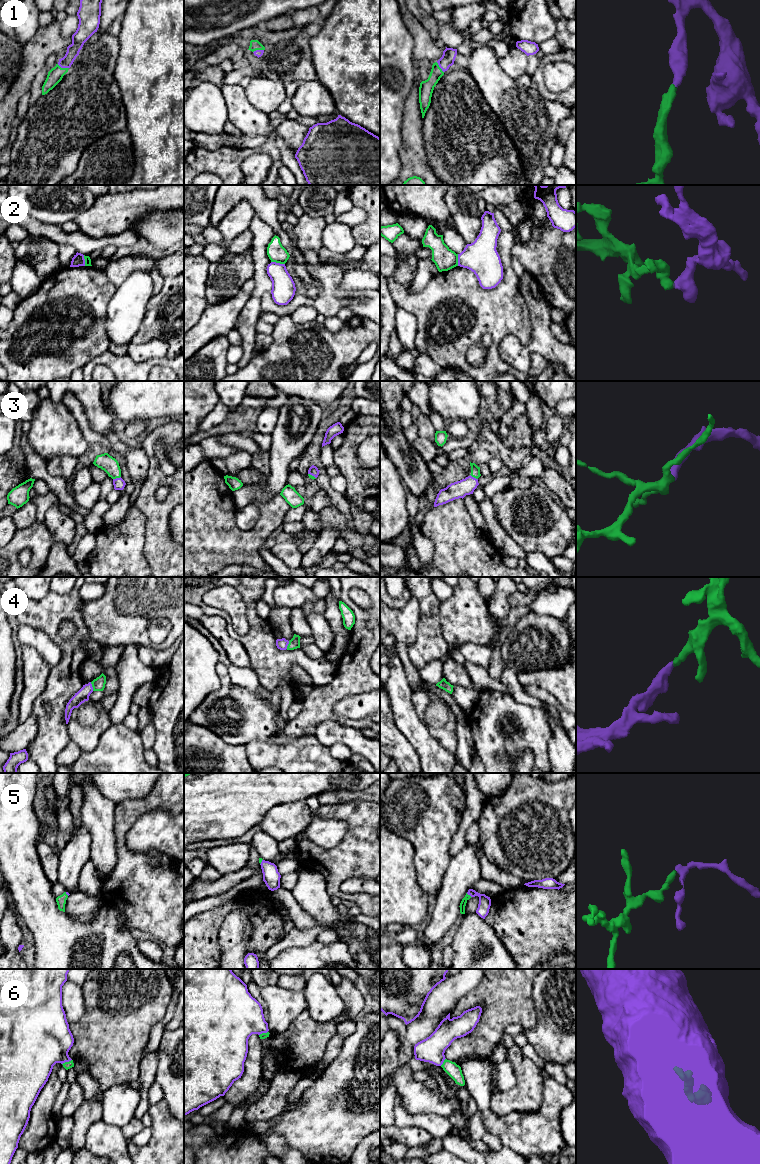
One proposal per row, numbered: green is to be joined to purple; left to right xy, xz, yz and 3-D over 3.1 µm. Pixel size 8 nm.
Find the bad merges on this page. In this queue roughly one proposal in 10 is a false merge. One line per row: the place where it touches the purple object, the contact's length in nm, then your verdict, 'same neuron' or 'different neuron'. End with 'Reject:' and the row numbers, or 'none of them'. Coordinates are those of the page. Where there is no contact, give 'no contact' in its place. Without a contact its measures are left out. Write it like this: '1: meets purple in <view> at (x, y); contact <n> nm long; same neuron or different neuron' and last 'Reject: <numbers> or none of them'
1: meets purple in xy at (63, 67); contact 100 nm long; same neuron
2: meets purple in xz at (278, 263); contact 110 nm long; different neuron
3: meets purple in xy at (116, 478); contact 70 nm long; same neuron
4: meets purple in xy at (91, 686); contact 80 nm long; same neuron
5: meets purple in yz at (469, 894); contact 50 nm long; same neuron
6: meets purple in xy at (66, 1061); contact 90 nm long; same neuron
Reject: 2

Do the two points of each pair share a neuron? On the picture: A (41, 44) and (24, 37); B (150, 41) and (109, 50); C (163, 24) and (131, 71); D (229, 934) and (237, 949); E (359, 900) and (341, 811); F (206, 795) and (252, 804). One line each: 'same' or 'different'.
A: different
B: different
C: same
D: same
E: same
F: same

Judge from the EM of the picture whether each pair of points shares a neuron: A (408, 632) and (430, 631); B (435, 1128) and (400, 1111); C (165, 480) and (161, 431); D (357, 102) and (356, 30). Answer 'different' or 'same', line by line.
A: different
B: same
C: same
D: same

